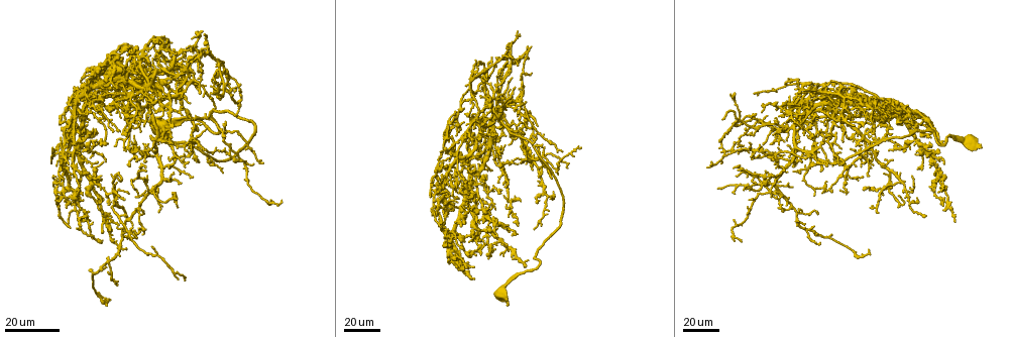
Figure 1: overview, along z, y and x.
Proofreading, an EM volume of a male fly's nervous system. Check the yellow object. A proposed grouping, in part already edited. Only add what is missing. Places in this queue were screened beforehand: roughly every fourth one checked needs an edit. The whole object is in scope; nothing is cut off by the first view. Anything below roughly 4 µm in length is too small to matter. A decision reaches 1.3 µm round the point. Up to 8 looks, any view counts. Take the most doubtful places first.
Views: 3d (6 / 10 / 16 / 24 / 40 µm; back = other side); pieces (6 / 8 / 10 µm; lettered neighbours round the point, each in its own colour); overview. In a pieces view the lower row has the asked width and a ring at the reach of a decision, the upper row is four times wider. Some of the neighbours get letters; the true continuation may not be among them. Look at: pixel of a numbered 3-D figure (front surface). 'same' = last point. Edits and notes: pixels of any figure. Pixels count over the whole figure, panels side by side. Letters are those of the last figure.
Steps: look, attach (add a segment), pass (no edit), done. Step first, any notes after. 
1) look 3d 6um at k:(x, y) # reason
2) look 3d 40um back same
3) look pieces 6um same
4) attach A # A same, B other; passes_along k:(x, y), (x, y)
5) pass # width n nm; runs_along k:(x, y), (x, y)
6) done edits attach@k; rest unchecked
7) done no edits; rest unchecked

look 3d 40um at 1:(830, 134) # an open end

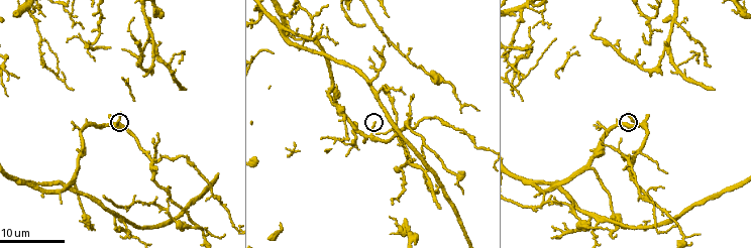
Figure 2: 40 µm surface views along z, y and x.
look pieces 10um at 2:(630, 116) # what lies round it

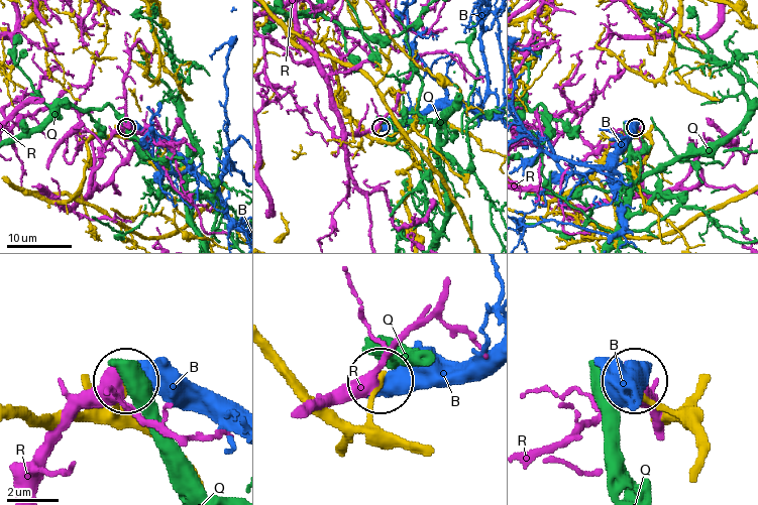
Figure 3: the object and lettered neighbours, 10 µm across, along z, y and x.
pass # width 220 nm; B other, Q other, R other; runs_along 3:(269, 356), (315, 401), (354, 425), (364, 421), (381, 384); none of them fits

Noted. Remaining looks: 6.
look 3d 40um at 1:(198, 91) # end of a long branch

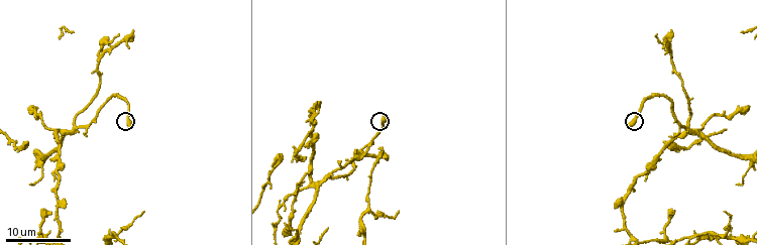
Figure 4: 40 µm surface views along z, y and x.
look pieces 6um at 4:(383, 115) # see the neighbours

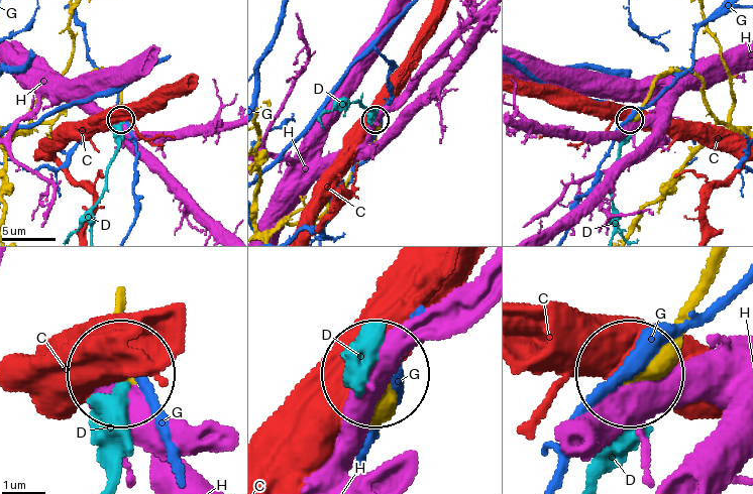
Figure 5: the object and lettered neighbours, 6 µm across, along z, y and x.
attach D # C other, D same, G other, H other; passes_along 5:(119, 94), (119, 142), (101, 199), (92, 213), (92, 229); the cell continues

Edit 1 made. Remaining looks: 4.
look 3d 40um at 1:(489, 214) # branch stops here

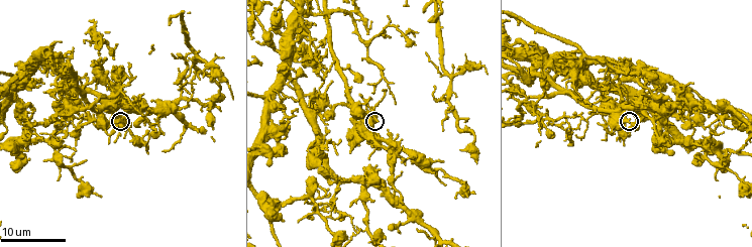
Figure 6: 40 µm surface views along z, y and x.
look pieces 8um at 6:(376, 121)

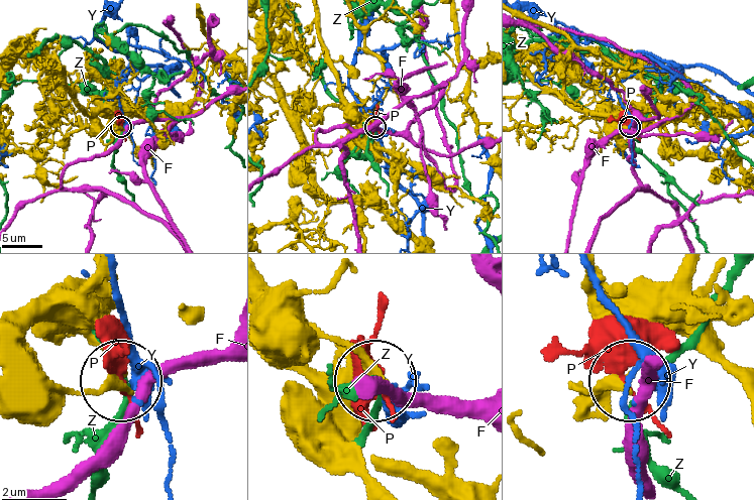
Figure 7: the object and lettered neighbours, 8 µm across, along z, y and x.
pass # F other, P other, Y other, Z other; runs_along 7:(59, 384), (120, 381); no lettered segment goes on from it

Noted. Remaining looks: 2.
look 3d 24um at 6:(318, 132) # an open end

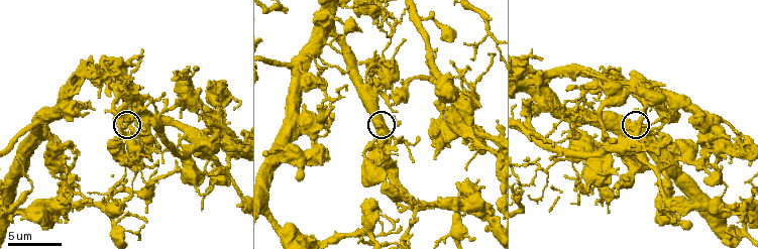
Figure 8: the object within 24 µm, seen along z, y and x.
look pieces 6um at 8:(378, 124)

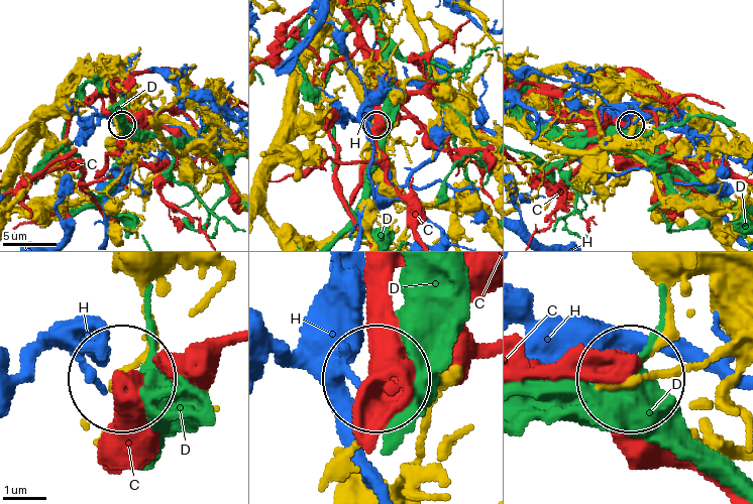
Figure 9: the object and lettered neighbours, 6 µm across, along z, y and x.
pass # width 240 nm; C other, D other, H other; none of them fits

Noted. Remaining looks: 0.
done edits attach@5; rest unchecked

